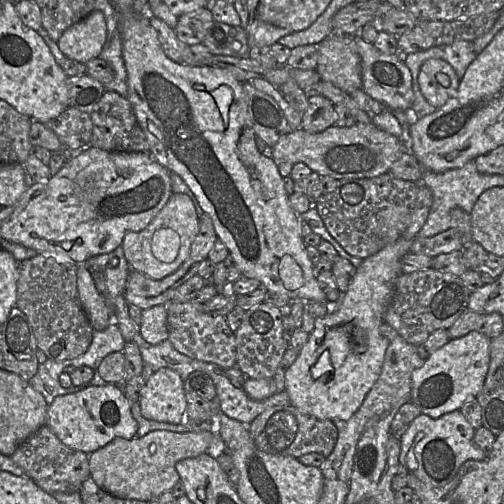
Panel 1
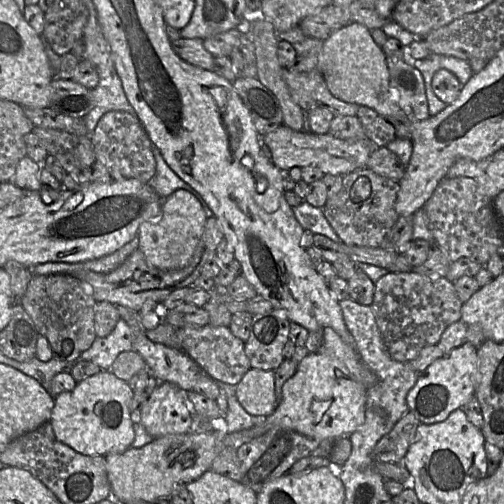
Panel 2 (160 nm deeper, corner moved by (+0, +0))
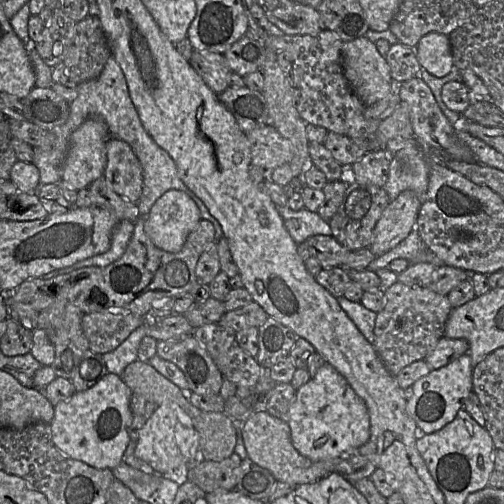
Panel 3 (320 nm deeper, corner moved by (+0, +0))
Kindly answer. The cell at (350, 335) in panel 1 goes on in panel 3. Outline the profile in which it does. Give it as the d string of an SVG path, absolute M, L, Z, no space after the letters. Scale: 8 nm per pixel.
M325 363L295 393L287 421L294 448L311 461L324 461L357 452L370 438L370 421L364 401L347 380Z

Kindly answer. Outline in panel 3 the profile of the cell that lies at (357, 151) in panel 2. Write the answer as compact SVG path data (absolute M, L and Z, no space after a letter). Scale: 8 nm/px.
M265 124L246 134L252 154L251 165L258 165L267 170L292 160L294 154L291 142L273 125Z

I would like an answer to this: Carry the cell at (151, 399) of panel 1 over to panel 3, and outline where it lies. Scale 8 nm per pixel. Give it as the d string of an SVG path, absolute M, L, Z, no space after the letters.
M163 402L140 429L134 454L149 464L155 473L181 485L188 480L188 470L199 459L199 434L191 418L178 404Z

